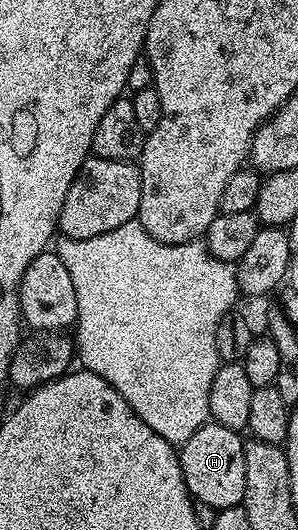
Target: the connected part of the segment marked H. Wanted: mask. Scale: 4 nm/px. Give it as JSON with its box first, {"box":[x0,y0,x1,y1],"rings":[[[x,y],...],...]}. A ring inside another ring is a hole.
{"box":[177,420,245,510],"rings":[[[209,420],[189,440],[178,447],[177,453],[183,479],[192,499],[209,504],[214,510],[228,510],[242,503],[245,496],[245,438],[240,431],[230,430]]]}

